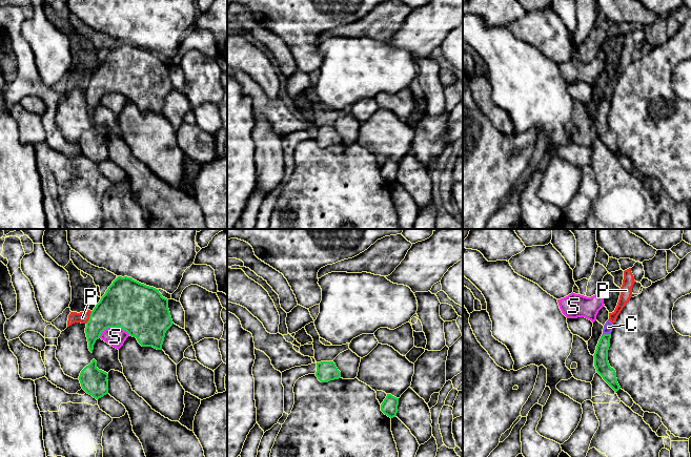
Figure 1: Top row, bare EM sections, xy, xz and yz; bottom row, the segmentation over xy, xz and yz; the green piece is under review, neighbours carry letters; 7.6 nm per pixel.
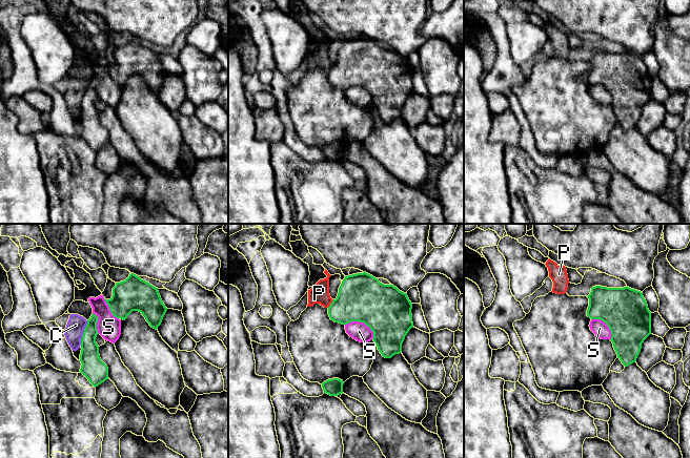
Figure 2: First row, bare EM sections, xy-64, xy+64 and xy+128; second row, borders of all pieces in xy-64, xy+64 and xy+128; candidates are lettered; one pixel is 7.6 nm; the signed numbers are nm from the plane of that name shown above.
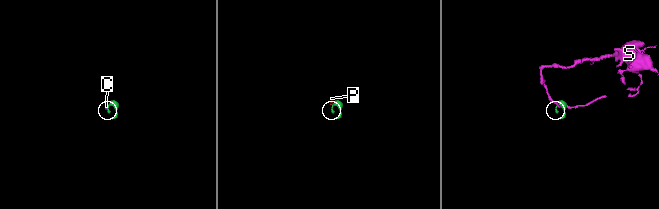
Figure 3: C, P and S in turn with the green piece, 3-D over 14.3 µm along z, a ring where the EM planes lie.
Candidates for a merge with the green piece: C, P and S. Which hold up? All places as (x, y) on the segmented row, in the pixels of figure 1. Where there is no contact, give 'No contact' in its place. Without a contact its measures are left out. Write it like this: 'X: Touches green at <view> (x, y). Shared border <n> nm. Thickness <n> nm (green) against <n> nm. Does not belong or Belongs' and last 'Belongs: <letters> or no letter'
C: Touches green at yz (605, 334). Shared border 90 nm. Thickness 110 nm (green) against 70 nm. Does not belong
P: Touches green at xy (89, 317). Shared border 110 nm. Thickness 300 nm (green) against 90 nm. Does not belong
S: Touches green at xy (113, 327). Shared border 240 nm. Thickness 400 nm (green) against 140 nm. Does not belong
Belongs: no letter

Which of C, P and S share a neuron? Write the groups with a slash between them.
C P / S

